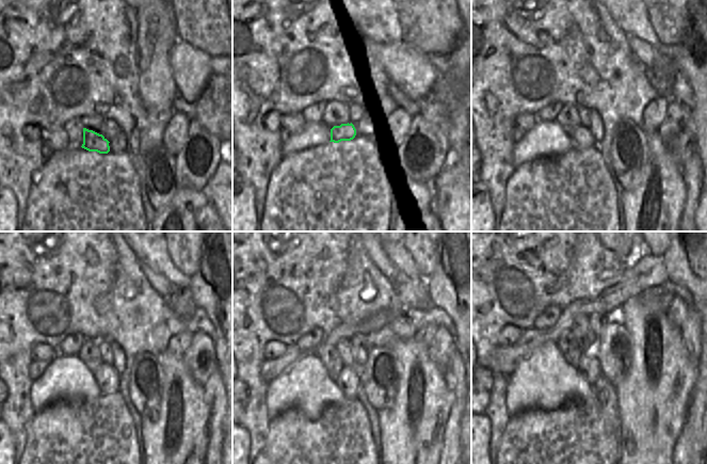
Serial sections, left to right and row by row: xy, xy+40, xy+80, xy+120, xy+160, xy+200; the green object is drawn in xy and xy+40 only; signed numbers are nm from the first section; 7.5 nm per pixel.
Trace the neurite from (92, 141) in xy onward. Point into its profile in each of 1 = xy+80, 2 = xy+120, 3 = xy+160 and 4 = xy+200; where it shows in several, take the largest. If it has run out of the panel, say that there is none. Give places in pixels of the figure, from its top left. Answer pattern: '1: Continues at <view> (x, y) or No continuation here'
1: Continues at xy+80 (581, 137)
2: Continues at xy+120 (108, 380)
3: Continues at xy+160 (349, 379)
4: Continues at xy+200 (589, 372)

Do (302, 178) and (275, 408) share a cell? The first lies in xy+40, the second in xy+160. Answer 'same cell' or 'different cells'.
different cells

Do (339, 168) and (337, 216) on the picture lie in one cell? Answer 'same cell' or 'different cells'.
same cell

